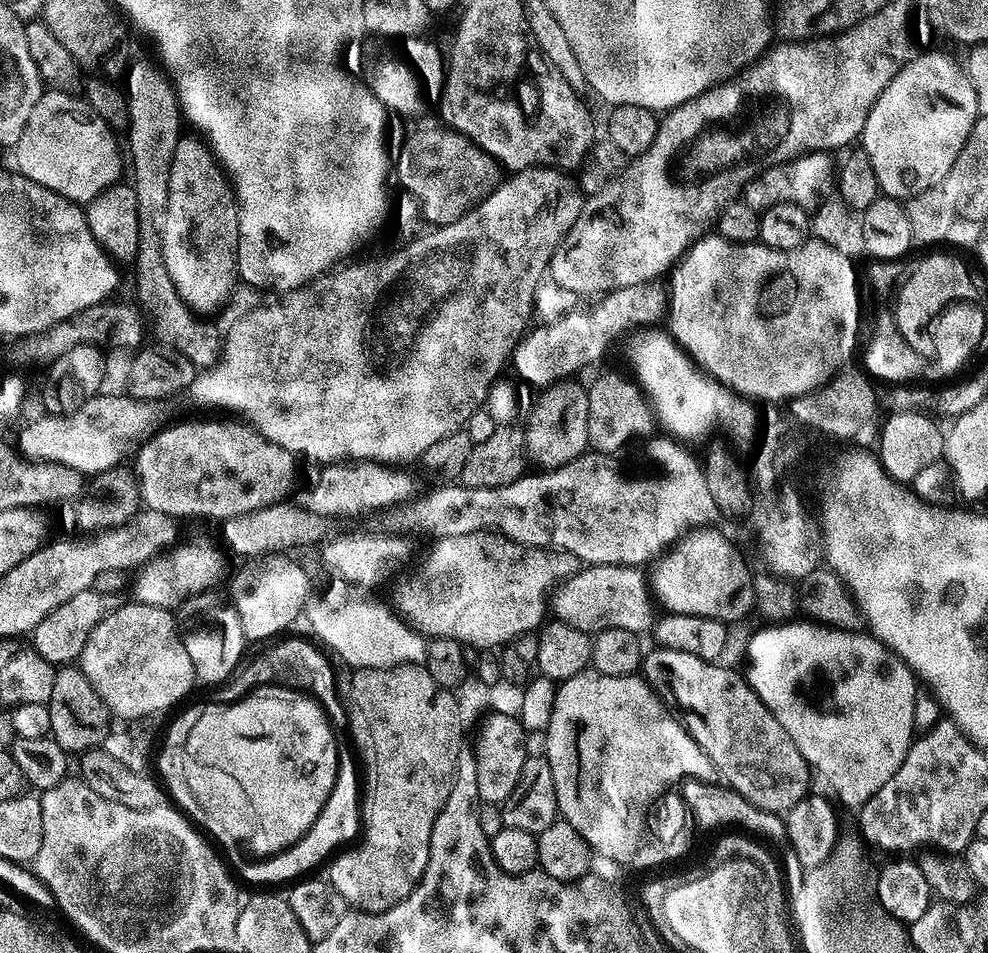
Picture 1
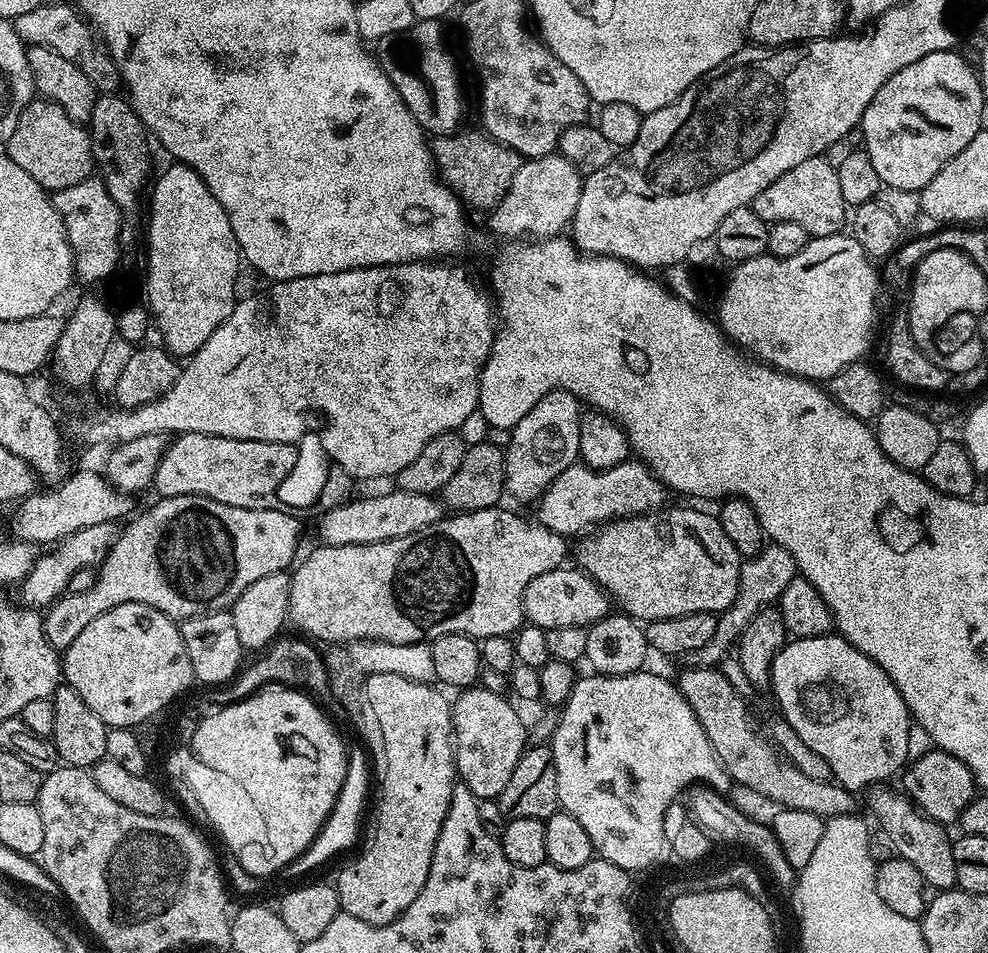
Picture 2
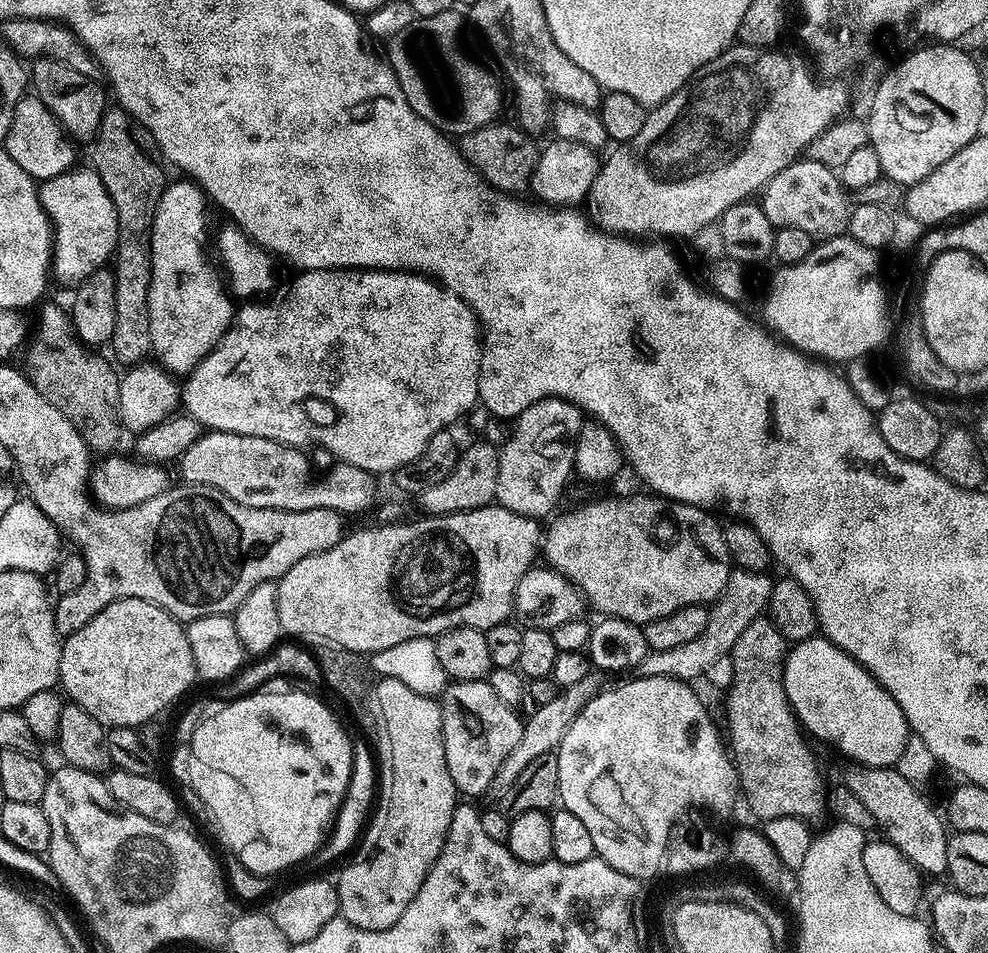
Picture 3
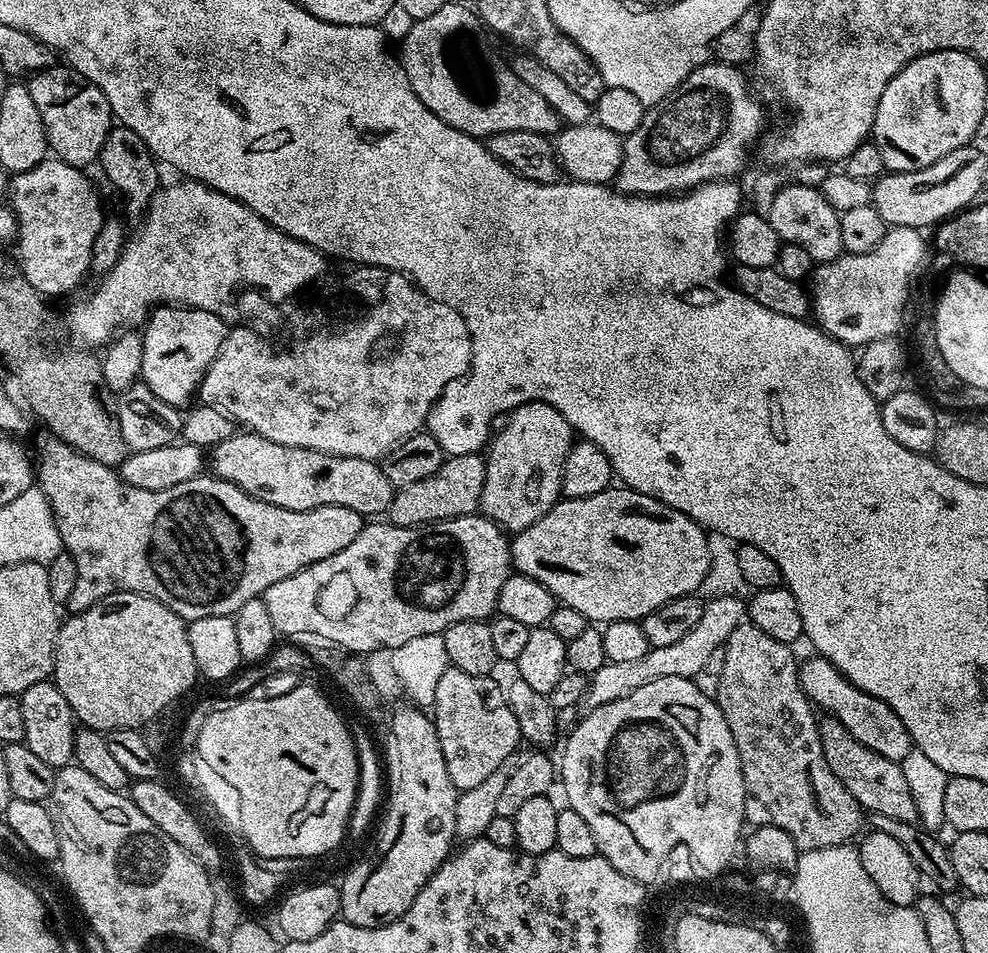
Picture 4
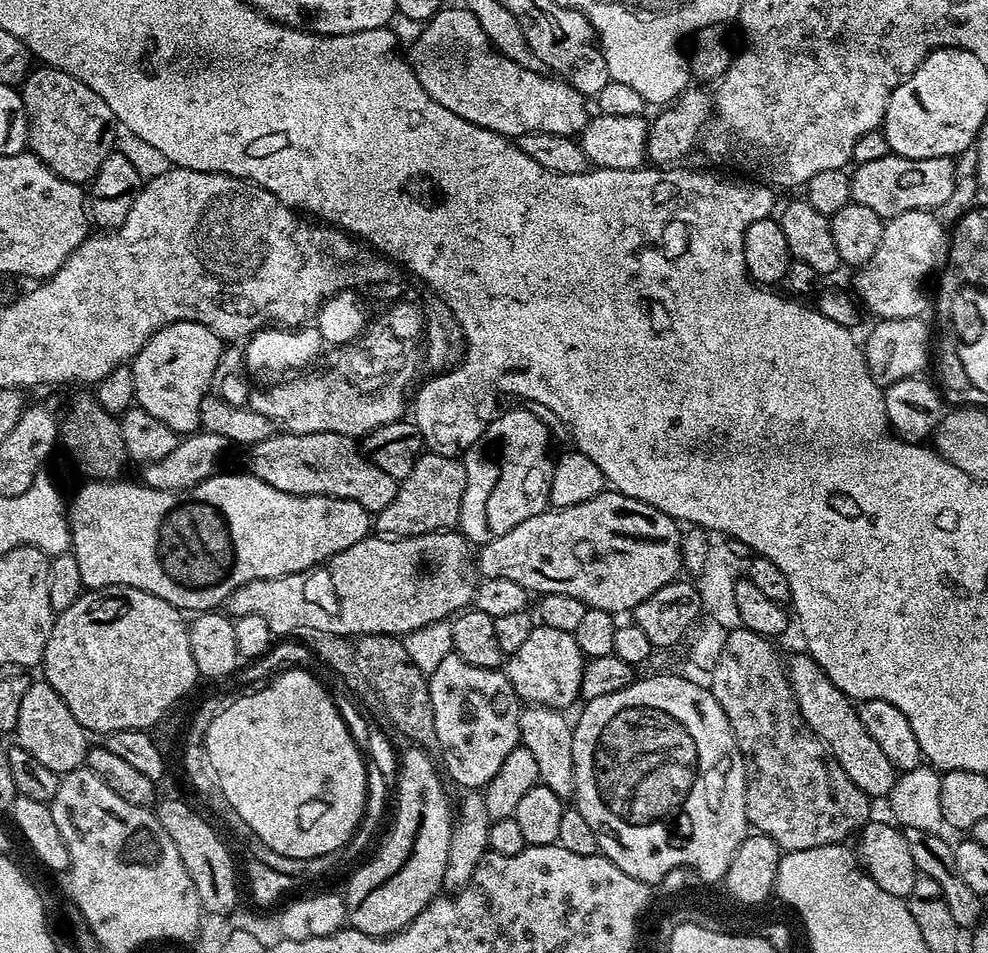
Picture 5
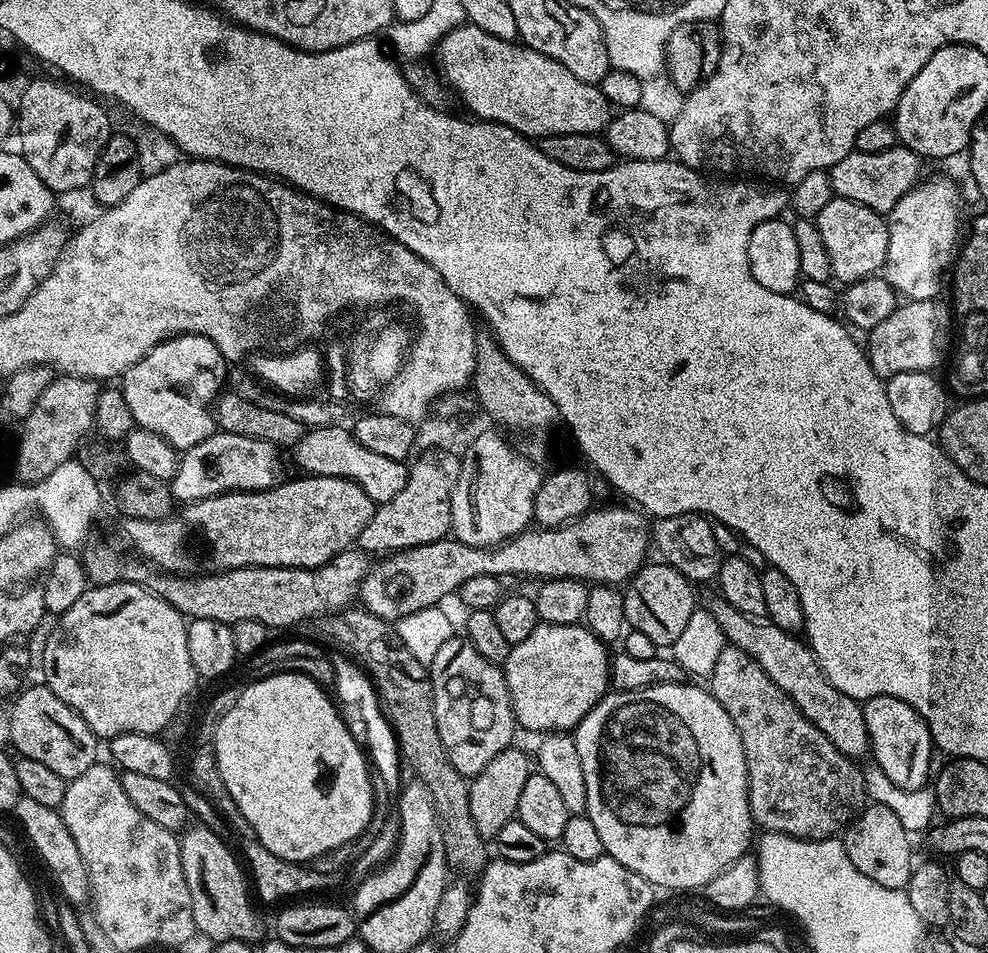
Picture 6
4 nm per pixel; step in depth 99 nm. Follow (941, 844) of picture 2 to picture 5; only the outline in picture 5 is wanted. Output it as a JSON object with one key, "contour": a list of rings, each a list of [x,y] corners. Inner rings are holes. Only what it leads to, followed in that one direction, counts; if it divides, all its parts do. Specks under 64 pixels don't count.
{"contour":[[[799,651],[787,657],[786,671],[802,718],[806,718],[810,730],[814,730],[818,739],[823,740],[838,766],[846,770],[850,782],[854,782],[858,790],[862,790],[869,798],[887,797],[898,779],[898,769],[890,762],[890,758],[886,758],[886,754],[882,754],[882,746],[870,738],[870,730],[866,730],[854,701],[838,690],[834,682],[830,682],[816,659],[809,656],[807,651]]]}

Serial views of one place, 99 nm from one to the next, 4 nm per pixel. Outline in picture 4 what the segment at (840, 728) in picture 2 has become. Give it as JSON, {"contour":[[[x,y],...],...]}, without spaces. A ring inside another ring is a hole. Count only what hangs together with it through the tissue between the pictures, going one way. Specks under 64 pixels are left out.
{"contour":[[[815,654],[809,656],[805,664],[803,661],[799,665],[798,675],[802,690],[813,705],[817,709],[825,708],[829,717],[840,719],[846,730],[850,730],[850,734],[854,734],[854,738],[862,742],[862,746],[882,754],[882,758],[890,758],[897,762],[907,758],[914,745],[906,726],[902,726],[902,718],[898,718],[898,714],[894,714],[894,710],[890,710],[886,702],[858,690],[858,686],[851,684],[829,660]]]}

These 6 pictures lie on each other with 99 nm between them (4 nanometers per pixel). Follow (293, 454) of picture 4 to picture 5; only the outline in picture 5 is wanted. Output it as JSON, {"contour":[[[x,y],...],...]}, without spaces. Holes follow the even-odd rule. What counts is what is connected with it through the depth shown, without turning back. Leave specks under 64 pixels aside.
{"contour":[[[280,430],[270,438],[251,445],[250,452],[252,452],[251,475],[262,478],[262,482],[274,486],[274,490],[286,490],[286,494],[298,494],[299,496],[350,498],[358,502],[358,506],[365,508],[369,514],[386,510],[386,506],[394,502],[398,481],[390,478],[386,470],[380,470],[378,466],[374,466],[374,462],[361,451],[353,437],[343,436],[340,433],[294,434]]]}

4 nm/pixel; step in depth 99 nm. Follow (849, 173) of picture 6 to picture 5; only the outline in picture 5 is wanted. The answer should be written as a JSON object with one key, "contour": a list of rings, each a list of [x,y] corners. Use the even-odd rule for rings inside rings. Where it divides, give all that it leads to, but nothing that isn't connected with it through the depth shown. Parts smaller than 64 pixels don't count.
{"contour":[[[890,154],[874,162],[856,164],[853,169],[852,203],[867,206],[882,218],[906,214],[906,210],[937,210],[950,198],[955,186],[956,160],[951,156],[915,160]]]}

